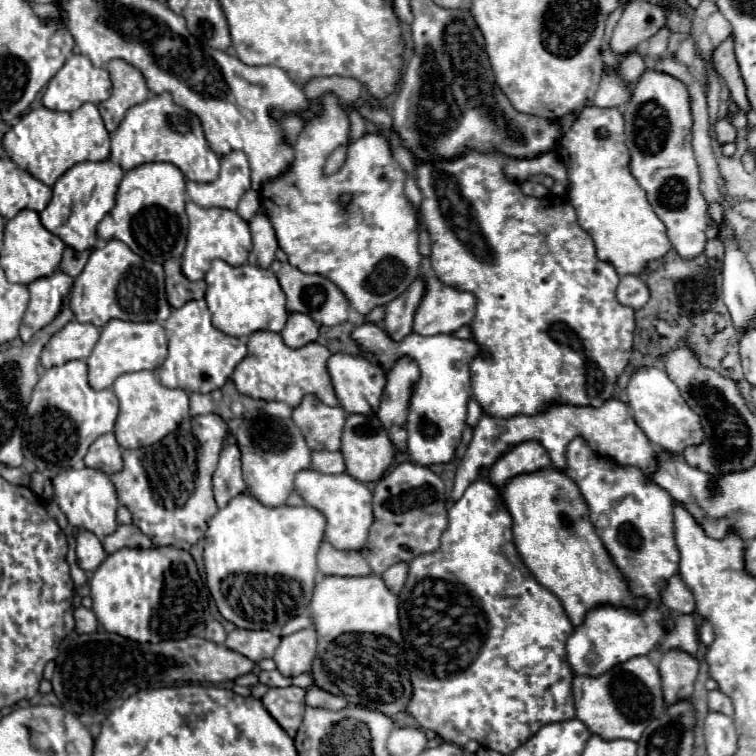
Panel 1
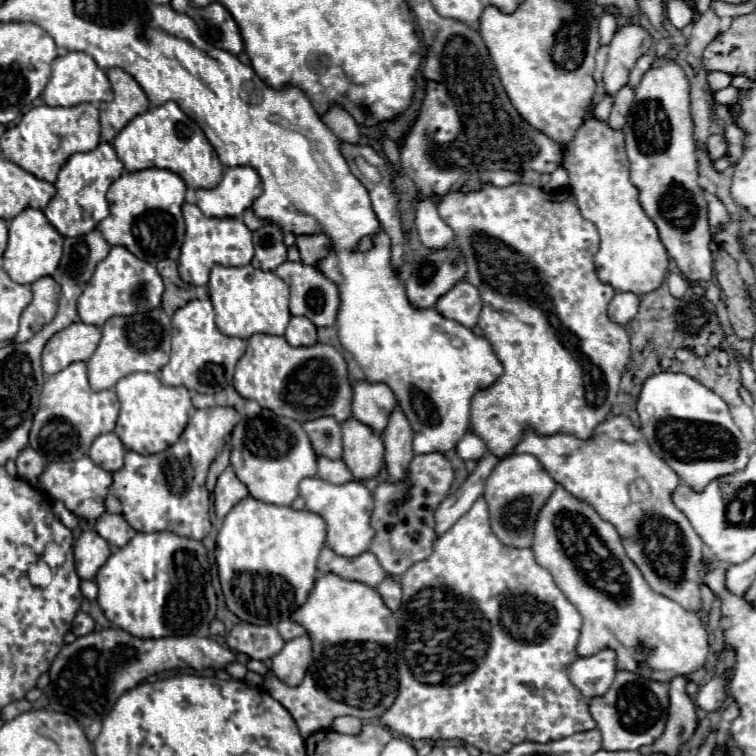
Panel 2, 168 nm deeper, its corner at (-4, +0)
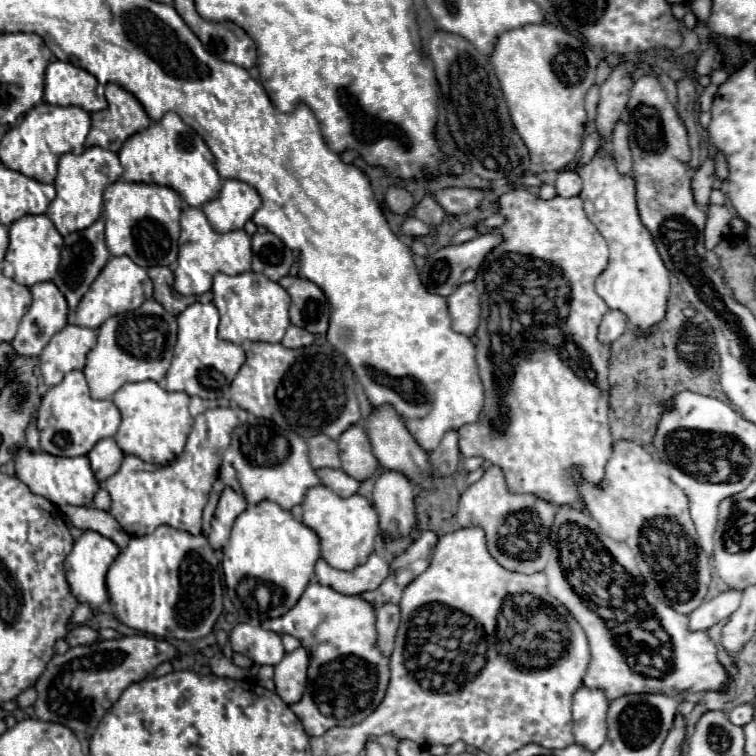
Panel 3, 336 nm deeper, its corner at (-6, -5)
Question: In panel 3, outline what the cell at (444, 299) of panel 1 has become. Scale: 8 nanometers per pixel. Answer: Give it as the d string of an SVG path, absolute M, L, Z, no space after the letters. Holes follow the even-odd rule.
M463 283L447 297L453 329L467 337L475 335L479 325L479 293L473 283Z

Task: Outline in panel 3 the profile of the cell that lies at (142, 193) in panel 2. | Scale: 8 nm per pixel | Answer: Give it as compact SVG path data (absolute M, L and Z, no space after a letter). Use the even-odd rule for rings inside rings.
M117 181L105 189L103 195L105 211L105 241L111 255L127 255L141 267L167 265L173 267L177 261L177 241L179 241L179 217L181 217L181 197L171 187L155 183L129 183Z

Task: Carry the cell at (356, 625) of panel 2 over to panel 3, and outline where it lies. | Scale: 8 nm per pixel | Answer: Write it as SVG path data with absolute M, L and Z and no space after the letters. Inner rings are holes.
M311 583L297 605L283 617L267 619L265 629L293 635L309 651L309 679L303 699L289 705L309 737L331 727L351 727L369 717L383 701L389 685L389 659L377 647L375 609L359 595L343 595L327 585Z

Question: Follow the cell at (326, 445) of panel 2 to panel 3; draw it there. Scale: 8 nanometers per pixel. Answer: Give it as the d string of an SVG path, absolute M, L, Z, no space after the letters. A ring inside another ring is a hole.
M319 433L311 439L307 439L307 445L309 445L309 459L315 469L321 469L321 467L339 469L341 467L339 447L337 447L335 439Z

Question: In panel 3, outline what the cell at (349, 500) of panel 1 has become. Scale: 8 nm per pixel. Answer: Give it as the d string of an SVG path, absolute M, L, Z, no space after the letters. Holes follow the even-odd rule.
M317 485L307 491L303 501L303 523L311 527L321 539L321 557L335 569L351 571L367 561L373 553L375 539L379 537L379 515L375 507L361 495L347 499L335 495L331 489Z

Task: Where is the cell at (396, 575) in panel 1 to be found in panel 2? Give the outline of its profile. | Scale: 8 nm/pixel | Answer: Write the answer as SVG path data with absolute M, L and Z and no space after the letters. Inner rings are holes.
M393 576L385 578L375 590L379 592L379 596L383 598L383 602L389 610L393 610L393 612L399 610L399 606L401 606L401 584L397 578L393 578Z

